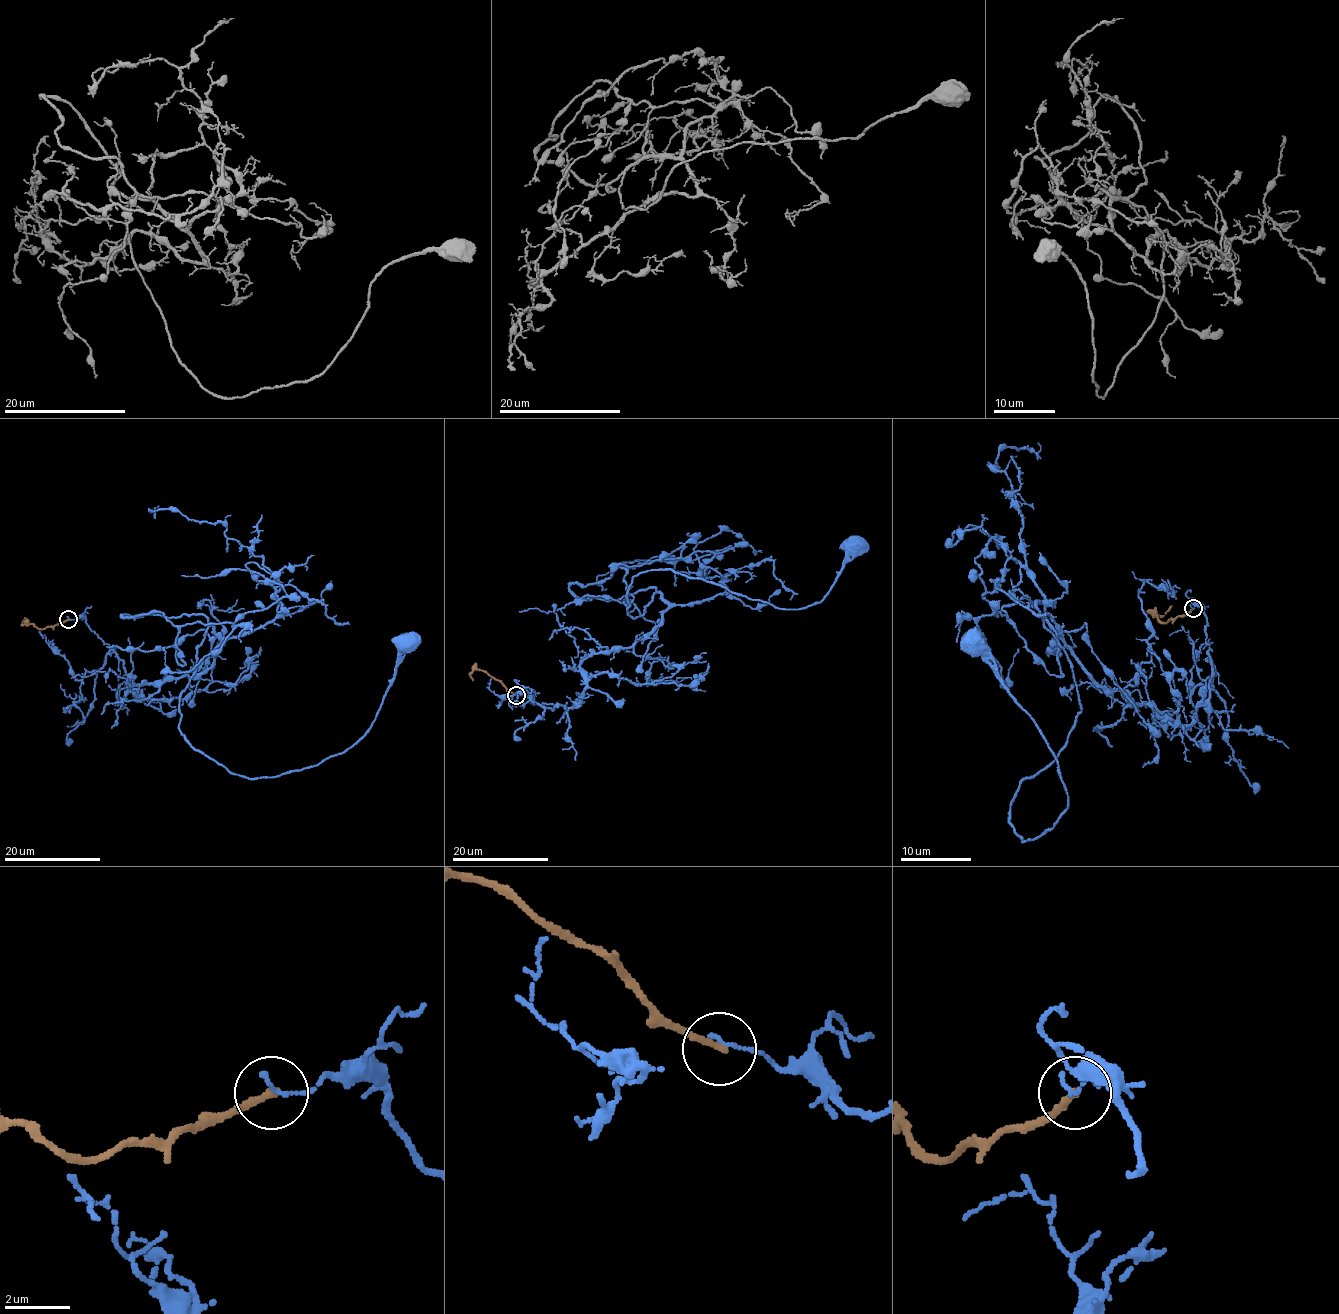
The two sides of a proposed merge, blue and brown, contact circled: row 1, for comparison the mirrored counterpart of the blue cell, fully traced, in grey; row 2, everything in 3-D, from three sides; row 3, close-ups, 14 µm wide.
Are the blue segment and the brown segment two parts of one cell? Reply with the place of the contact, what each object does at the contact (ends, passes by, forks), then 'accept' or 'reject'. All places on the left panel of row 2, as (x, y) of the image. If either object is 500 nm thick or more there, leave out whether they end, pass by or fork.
(68, 619) | blue ends | brown ends | reject

